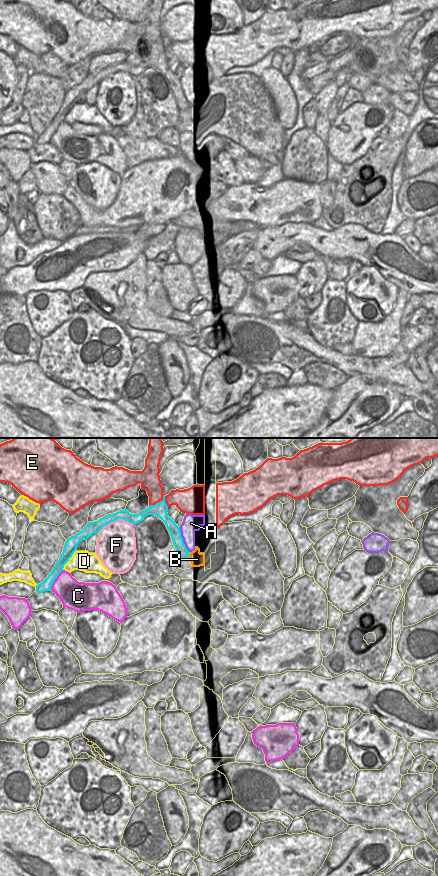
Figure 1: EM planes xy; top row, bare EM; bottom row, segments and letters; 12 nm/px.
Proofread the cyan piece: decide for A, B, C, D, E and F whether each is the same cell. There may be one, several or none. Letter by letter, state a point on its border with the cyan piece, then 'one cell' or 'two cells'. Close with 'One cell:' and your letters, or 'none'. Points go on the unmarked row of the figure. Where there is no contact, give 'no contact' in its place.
A: xy (182, 92) | two cells
B: xy (188, 106) | two cells
C: xy (55, 130) | two cells
D: xy (69, 110) | two cells
E: xy (160, 53) | two cells
F: xy (115, 72) | two cells
One cell: none

